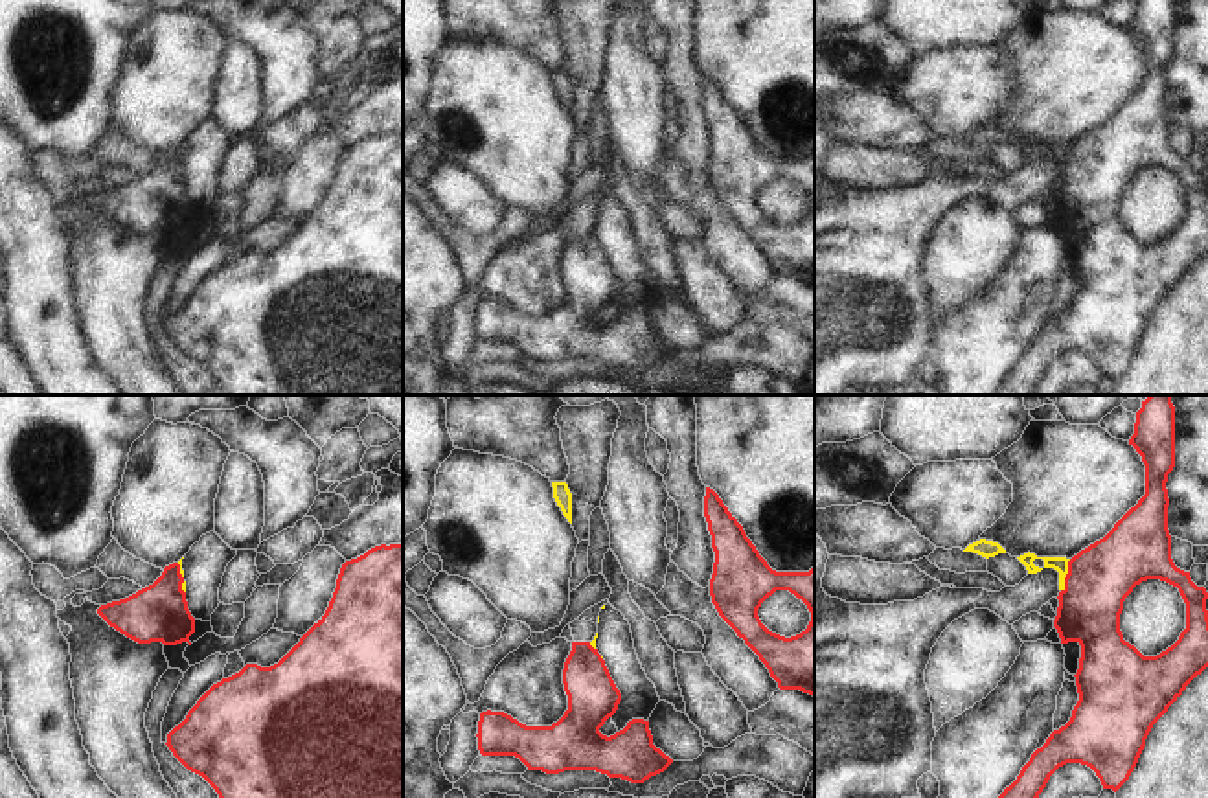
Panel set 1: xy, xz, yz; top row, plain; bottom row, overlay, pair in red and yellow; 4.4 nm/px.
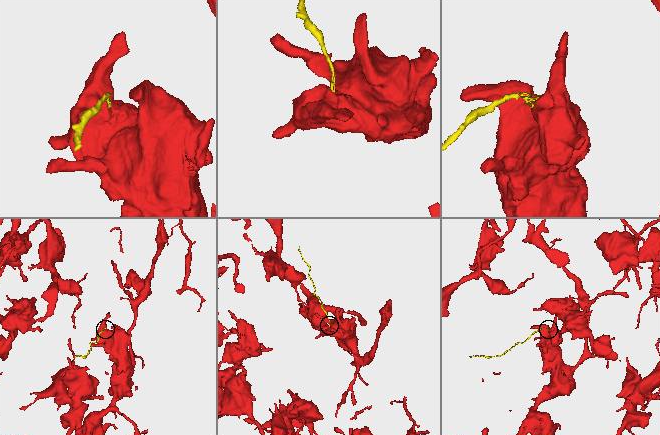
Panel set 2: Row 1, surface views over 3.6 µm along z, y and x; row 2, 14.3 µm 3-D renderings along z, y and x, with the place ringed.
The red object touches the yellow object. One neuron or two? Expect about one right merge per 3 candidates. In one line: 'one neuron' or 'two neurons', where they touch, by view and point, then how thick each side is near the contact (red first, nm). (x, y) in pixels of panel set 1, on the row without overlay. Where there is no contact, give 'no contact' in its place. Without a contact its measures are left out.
two neurons | yz (1067, 164) | 280/60 nm

